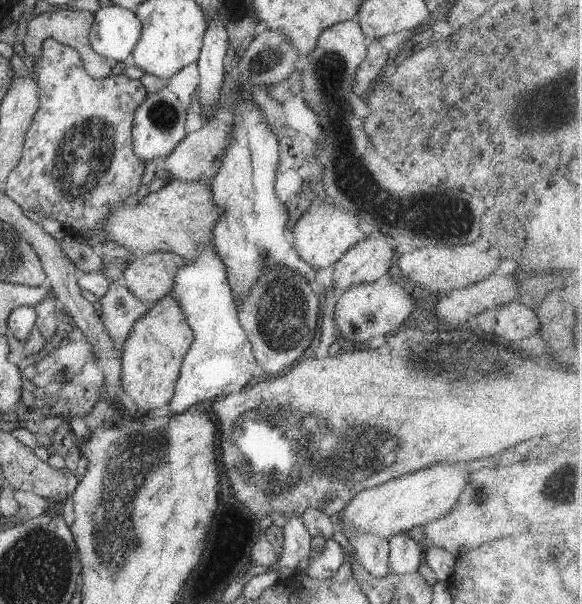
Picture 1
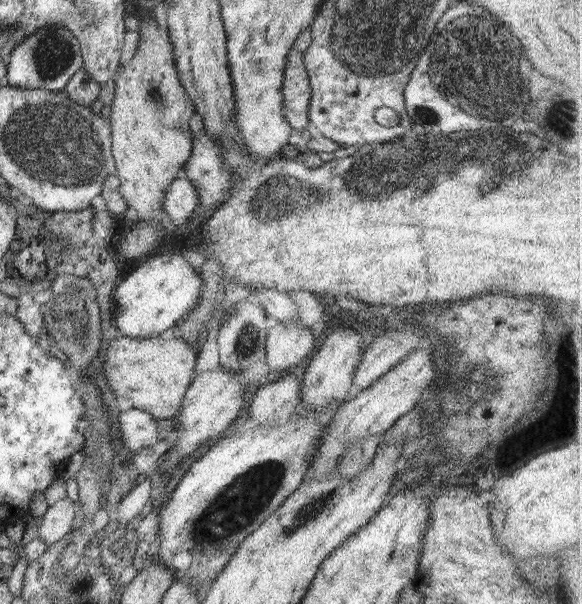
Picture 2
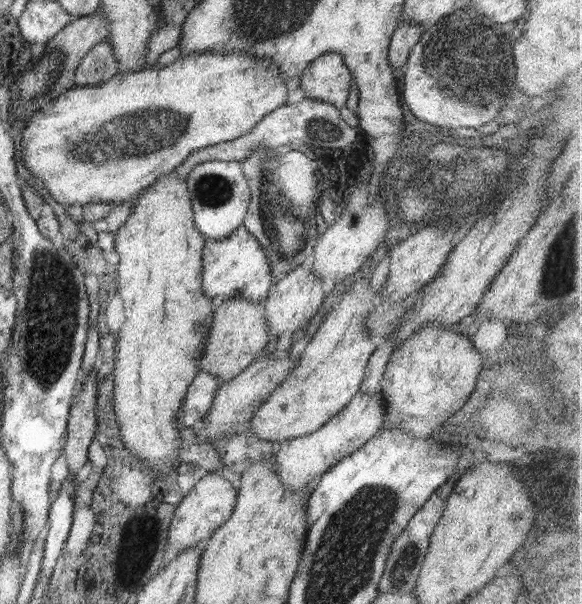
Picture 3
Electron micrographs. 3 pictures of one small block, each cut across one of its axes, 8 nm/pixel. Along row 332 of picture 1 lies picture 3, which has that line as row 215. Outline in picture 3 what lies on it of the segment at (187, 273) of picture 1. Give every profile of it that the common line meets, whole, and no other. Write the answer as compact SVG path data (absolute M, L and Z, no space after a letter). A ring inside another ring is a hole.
M213 160L197 164L185 178L188 196L193 208L193 221L197 229L210 240L224 240L243 226L250 204L250 186L241 162Z

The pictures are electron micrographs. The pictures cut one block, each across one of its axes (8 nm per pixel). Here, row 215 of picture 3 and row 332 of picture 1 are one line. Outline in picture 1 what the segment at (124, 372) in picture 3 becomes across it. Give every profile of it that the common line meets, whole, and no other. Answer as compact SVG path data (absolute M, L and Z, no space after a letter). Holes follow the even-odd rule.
M164 296L136 321L122 347L121 386L138 406L138 410L150 412L163 408L174 396L176 382L180 376L182 361L194 340L184 310L174 296Z

